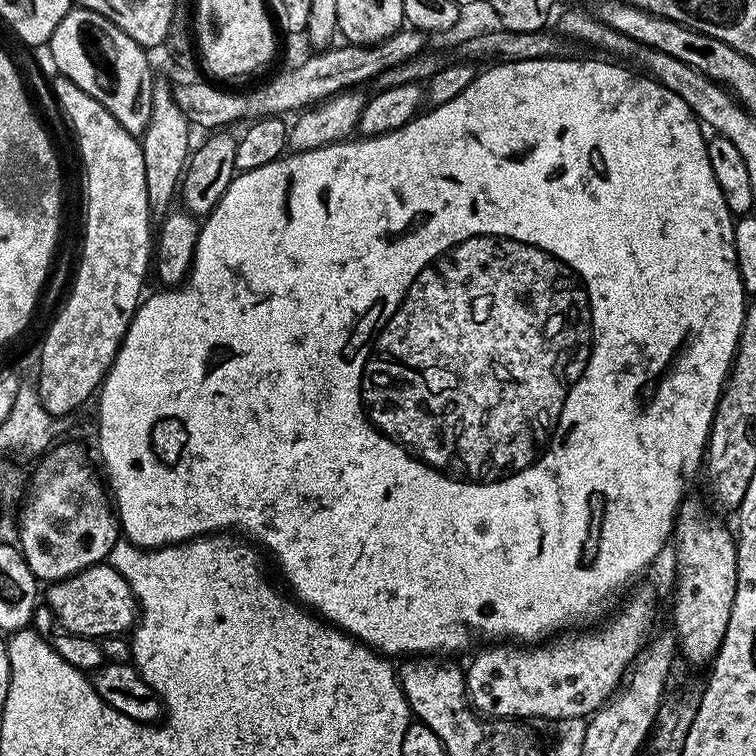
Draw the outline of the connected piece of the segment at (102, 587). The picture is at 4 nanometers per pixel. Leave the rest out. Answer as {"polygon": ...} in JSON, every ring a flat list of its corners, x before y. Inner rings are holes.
{"polygon":[[107,562,95,564,76,575,55,581,47,588,48,592,44,594,47,607,63,628,71,633,101,640,106,636,129,633,139,619,139,604,129,583]]}

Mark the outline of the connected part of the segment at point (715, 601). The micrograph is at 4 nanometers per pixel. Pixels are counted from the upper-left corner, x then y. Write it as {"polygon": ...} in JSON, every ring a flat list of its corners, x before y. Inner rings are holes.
{"polygon":[[685,498,676,510,674,544,676,540,676,598,672,608,676,644,680,653,692,664,704,667,715,659,721,648,733,612,734,594,738,586,738,558,736,557,737,537,719,520,719,515,708,513,709,505,700,500]]}

